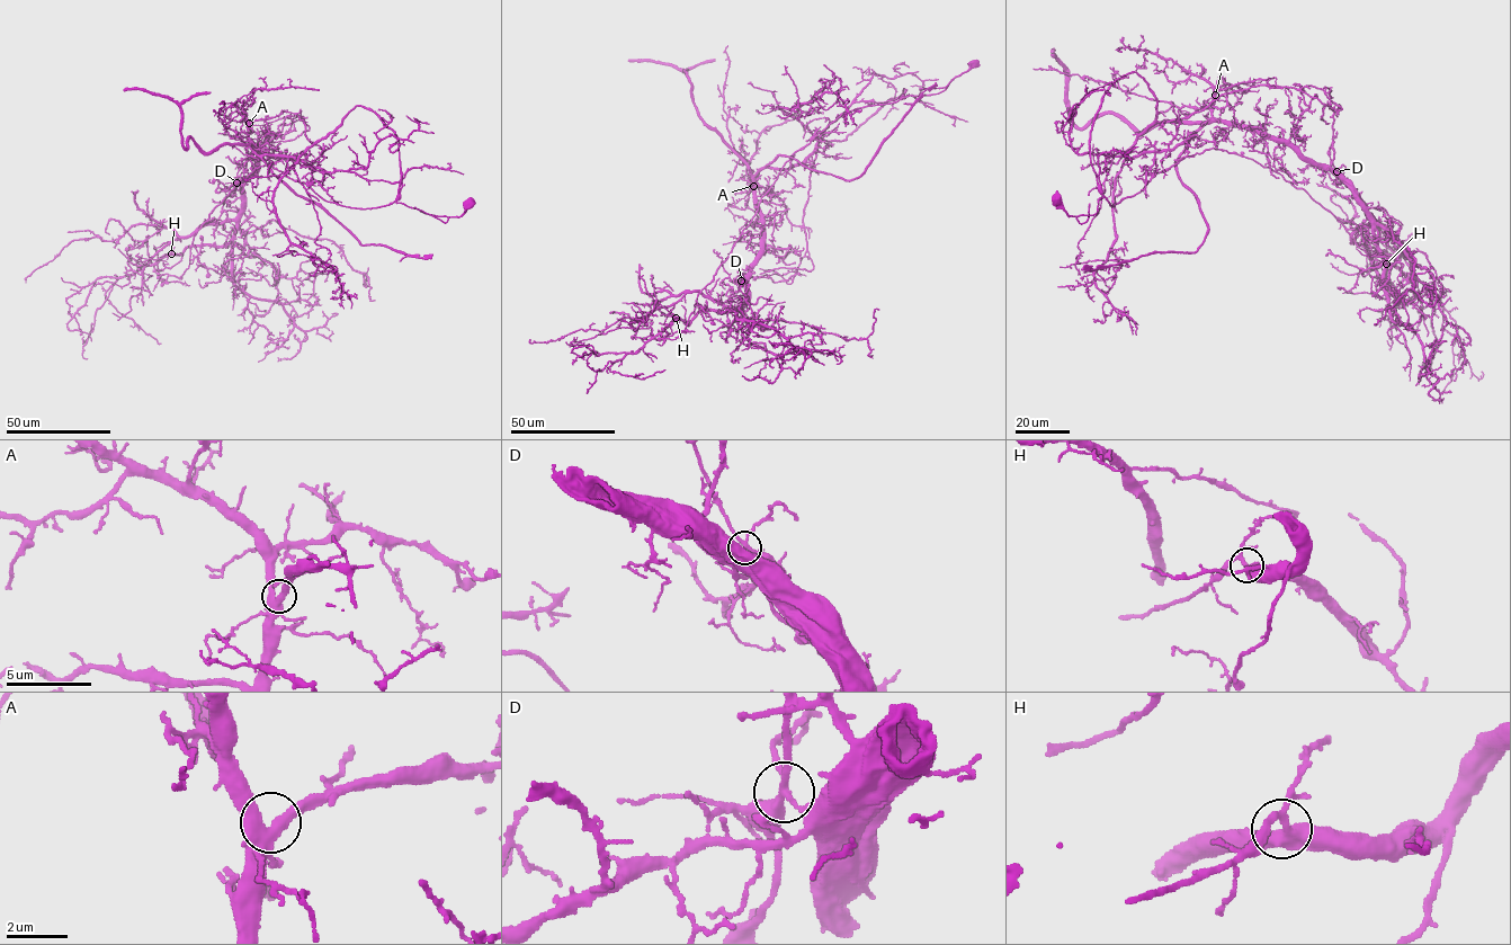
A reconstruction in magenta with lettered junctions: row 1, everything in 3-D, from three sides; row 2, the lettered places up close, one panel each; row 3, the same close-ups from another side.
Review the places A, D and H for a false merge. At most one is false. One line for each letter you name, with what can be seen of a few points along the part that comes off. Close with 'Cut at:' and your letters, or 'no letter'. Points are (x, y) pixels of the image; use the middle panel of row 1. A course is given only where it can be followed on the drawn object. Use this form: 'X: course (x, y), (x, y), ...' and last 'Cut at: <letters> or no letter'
D: course (741, 281), (726, 302), (706, 292), (783, 166), (904, 89), (837, 141), (777, 107), (836, 92), (855, 124)
Cut at: D

